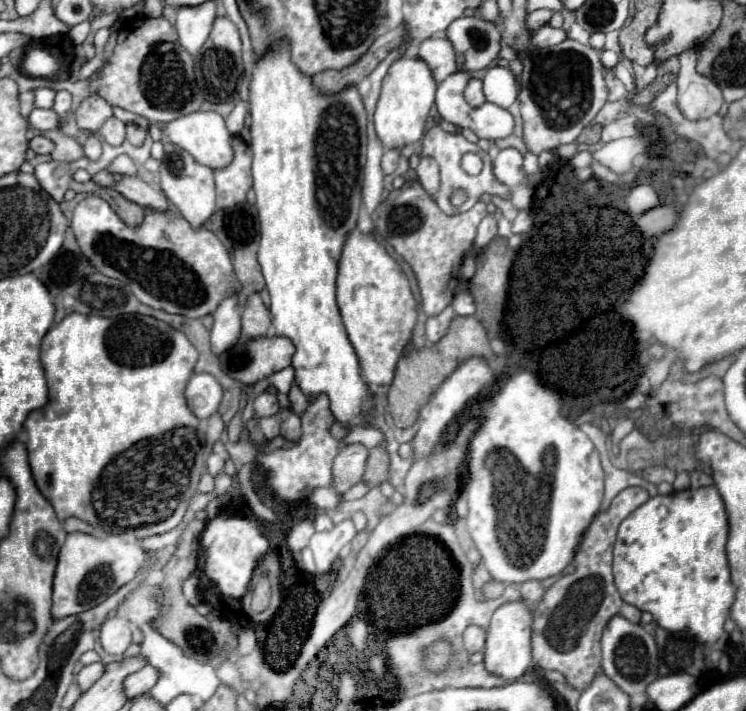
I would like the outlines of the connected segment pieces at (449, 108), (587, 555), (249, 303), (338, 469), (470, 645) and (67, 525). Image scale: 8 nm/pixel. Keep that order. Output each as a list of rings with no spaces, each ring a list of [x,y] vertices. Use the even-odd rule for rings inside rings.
[[[456,72],[454,76],[448,76],[444,82],[438,84],[438,90],[436,90],[436,108],[438,108],[438,114],[442,120],[454,124],[456,128],[468,128],[472,130],[478,138],[486,138],[486,140],[498,140],[498,138],[506,138],[510,136],[512,128],[514,128],[514,118],[508,110],[496,106],[496,104],[482,104],[478,108],[472,108],[468,106],[468,102],[464,100],[462,92],[468,84],[468,74],[466,72]]]
[[[626,488],[622,490],[610,504],[606,512],[598,512],[584,532],[584,540],[580,542],[574,556],[574,572],[560,576],[546,592],[540,602],[540,610],[534,614],[532,628],[532,656],[534,664],[542,670],[556,670],[564,674],[566,682],[584,692],[592,680],[602,672],[602,656],[600,656],[600,638],[604,626],[612,616],[622,614],[630,622],[640,622],[640,610],[626,604],[612,576],[612,546],[616,540],[616,530],[620,522],[642,506],[648,500],[648,492],[644,488]],[[592,656],[592,668],[590,668]]]
[[[252,294],[248,296],[244,310],[242,310],[242,332],[248,340],[266,336],[270,330],[270,312],[268,308],[262,304],[260,294]]]
[[[350,444],[338,452],[332,466],[332,476],[334,476],[332,486],[336,492],[346,492],[356,482],[362,480],[366,458],[368,450],[362,444]]]
[[[468,626],[464,632],[464,648],[468,654],[482,650],[486,644],[486,630],[480,626]]]
[[[70,518],[70,520],[66,520],[66,522],[64,522],[64,530],[66,530],[66,532],[84,532],[84,534],[96,534],[96,530],[94,530],[90,524],[86,524],[86,522],[78,520],[78,518]]]

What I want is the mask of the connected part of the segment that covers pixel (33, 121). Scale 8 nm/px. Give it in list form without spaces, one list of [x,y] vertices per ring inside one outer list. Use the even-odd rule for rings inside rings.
[[[36,108],[28,116],[28,124],[34,130],[54,130],[54,128],[58,128],[58,116],[54,116],[52,110]]]

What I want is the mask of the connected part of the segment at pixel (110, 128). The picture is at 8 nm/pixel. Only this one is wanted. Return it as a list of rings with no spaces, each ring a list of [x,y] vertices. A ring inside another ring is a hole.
[[[112,116],[112,118],[106,120],[106,124],[98,130],[98,134],[102,136],[104,142],[108,142],[108,144],[112,144],[112,146],[120,146],[120,144],[126,140],[126,124]]]

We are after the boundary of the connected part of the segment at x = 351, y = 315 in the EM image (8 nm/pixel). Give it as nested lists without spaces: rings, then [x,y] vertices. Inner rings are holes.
[[[358,226],[346,236],[342,248],[336,302],[350,342],[360,358],[360,370],[366,382],[388,386],[394,378],[398,360],[412,340],[418,310],[410,282],[400,264],[386,252],[386,248],[374,238],[374,234],[364,234]]]

